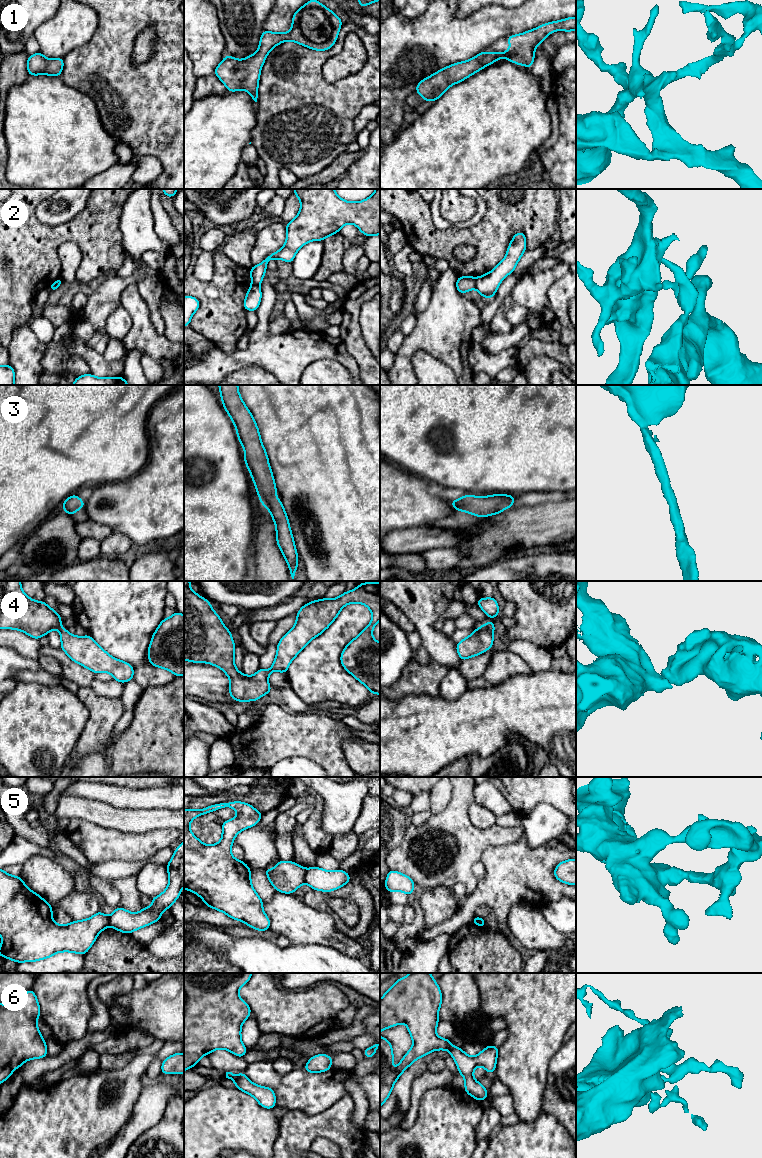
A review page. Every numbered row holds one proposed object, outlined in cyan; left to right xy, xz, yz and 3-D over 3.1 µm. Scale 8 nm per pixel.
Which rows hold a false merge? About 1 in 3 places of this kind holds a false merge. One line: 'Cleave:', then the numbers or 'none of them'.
Cleave: 2, 5

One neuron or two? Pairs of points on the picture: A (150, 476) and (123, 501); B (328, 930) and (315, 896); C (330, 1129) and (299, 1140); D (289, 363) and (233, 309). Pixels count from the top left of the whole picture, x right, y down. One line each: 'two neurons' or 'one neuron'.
A: one neuron
B: two neurons
C: one neuron
D: two neurons

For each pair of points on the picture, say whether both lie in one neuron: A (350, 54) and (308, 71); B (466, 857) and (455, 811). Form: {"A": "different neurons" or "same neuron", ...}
{"A": "different neurons", "B": "same neuron"}

